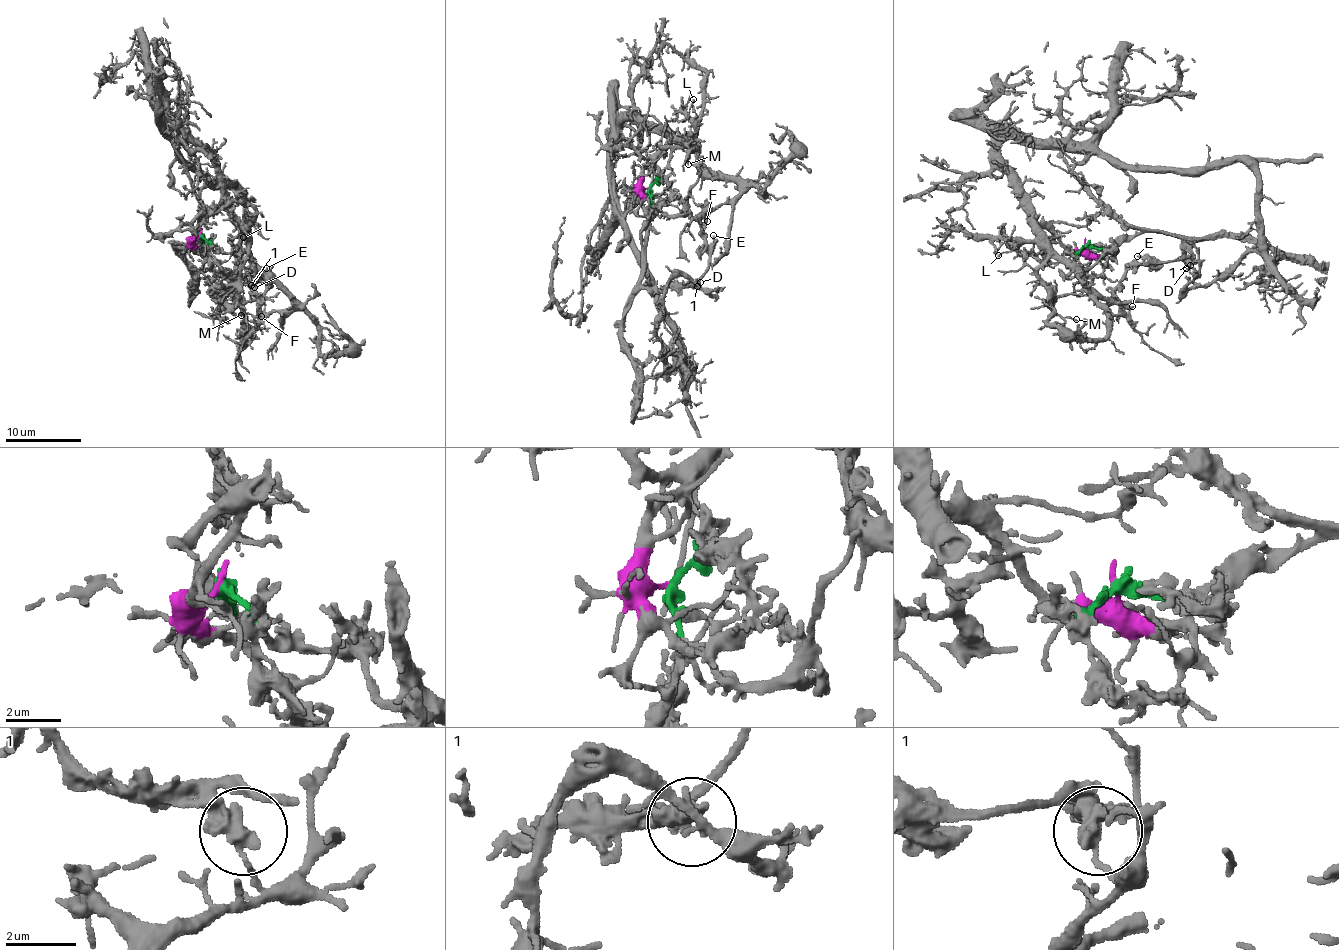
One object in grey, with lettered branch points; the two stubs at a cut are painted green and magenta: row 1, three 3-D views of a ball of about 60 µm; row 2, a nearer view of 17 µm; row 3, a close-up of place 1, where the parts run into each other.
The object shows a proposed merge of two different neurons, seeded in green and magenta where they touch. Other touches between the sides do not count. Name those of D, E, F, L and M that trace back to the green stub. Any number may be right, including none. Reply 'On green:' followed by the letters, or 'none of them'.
On green: D, E, F

